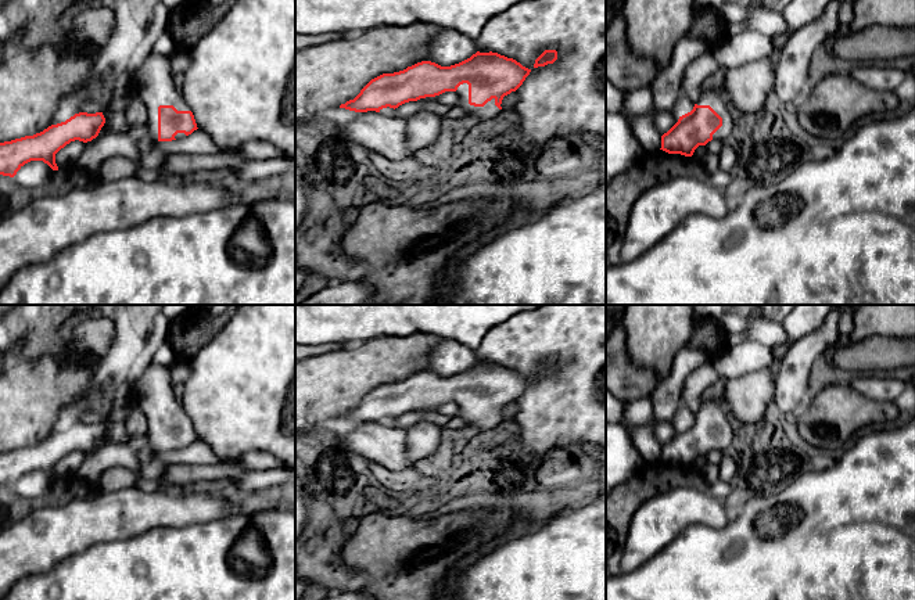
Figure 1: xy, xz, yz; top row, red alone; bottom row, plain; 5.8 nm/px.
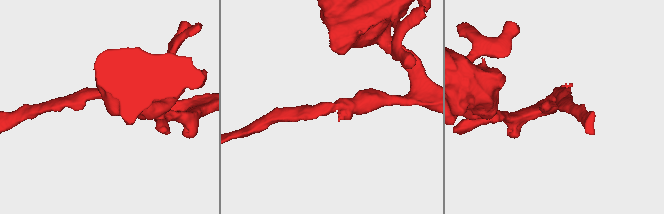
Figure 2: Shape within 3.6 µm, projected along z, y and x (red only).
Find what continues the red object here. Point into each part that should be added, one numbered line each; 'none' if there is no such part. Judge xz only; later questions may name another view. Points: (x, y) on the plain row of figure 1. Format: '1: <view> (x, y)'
1: xz (490, 420)

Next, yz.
1: yz (711, 406)

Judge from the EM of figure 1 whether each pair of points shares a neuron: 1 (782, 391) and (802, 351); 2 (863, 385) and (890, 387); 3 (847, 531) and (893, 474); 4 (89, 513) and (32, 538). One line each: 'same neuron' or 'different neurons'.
1: same neuron
2: same neuron
3: same neuron
4: same neuron

